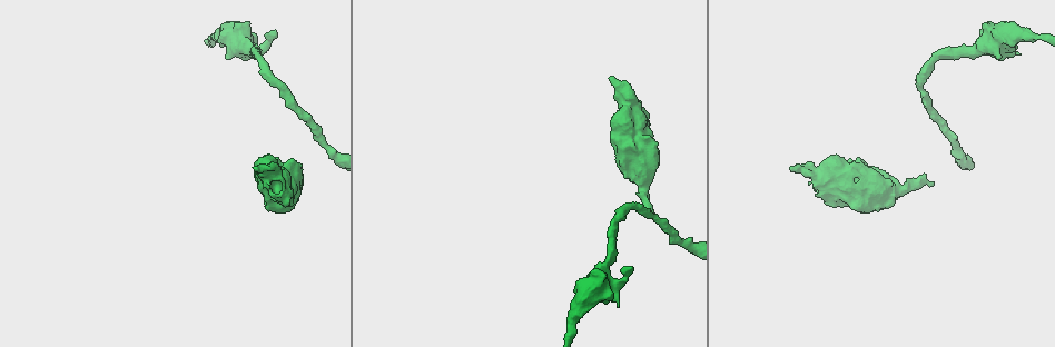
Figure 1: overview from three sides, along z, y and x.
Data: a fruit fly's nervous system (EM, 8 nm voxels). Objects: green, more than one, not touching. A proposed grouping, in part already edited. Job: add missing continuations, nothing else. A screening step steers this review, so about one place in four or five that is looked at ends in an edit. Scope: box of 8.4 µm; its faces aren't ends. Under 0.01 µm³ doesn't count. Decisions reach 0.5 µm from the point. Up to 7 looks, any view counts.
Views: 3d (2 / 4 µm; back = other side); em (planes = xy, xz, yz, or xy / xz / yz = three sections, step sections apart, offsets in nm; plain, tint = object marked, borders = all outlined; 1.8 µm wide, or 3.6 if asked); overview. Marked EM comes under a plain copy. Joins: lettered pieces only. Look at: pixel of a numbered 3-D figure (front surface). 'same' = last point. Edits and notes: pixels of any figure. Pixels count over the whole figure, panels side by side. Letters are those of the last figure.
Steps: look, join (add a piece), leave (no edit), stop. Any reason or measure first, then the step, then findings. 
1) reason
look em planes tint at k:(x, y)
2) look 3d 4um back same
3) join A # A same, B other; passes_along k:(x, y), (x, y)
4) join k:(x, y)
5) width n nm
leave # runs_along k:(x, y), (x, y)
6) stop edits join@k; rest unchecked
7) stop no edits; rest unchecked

branch stops here
look em 3.6um planes borders at 1:(618, 307)

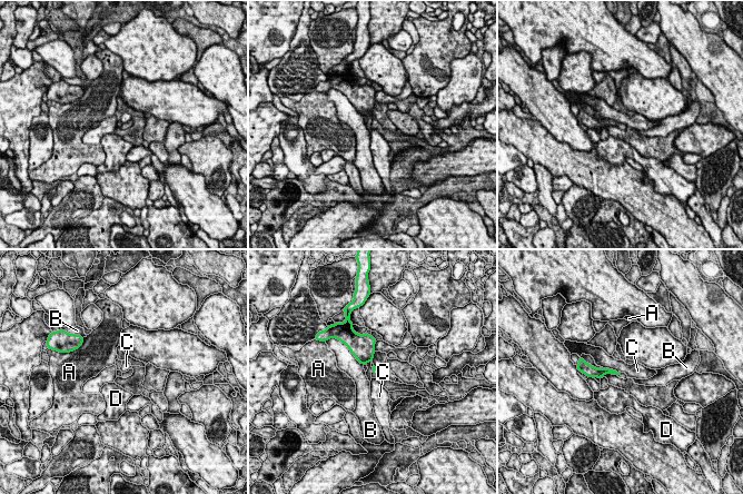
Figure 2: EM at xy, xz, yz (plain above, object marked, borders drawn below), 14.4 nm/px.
leave # A other, B other, C other, D other; no lettered piece goes on from it

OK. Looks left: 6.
free end
look em 3.6um planes borders at 1:(931, 185)

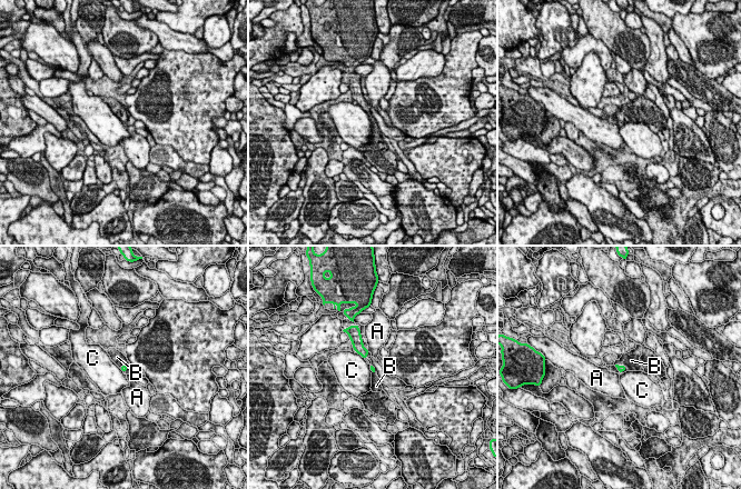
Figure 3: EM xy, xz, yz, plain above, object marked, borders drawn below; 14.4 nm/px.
join B # A other, B same, C other; passes_along 3:(622, 368), (622, 365), (631, 360); the neuron continues

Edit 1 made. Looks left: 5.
branch stops here
look 3d 2um at 1:(792, 167)

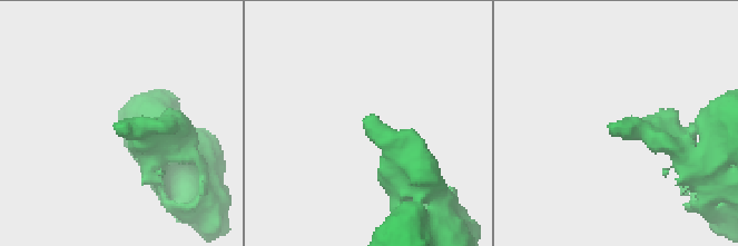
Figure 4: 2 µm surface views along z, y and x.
shape alone is not enough
look em planes tint at 4:(126, 120)

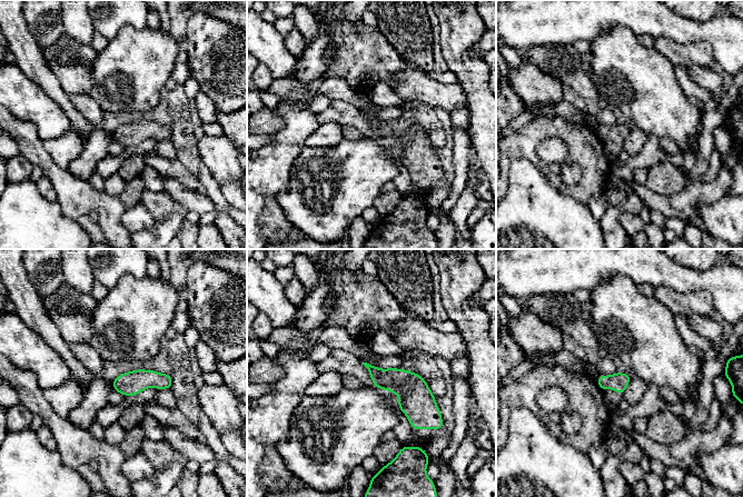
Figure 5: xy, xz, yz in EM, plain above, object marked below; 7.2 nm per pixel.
look em planes borders same

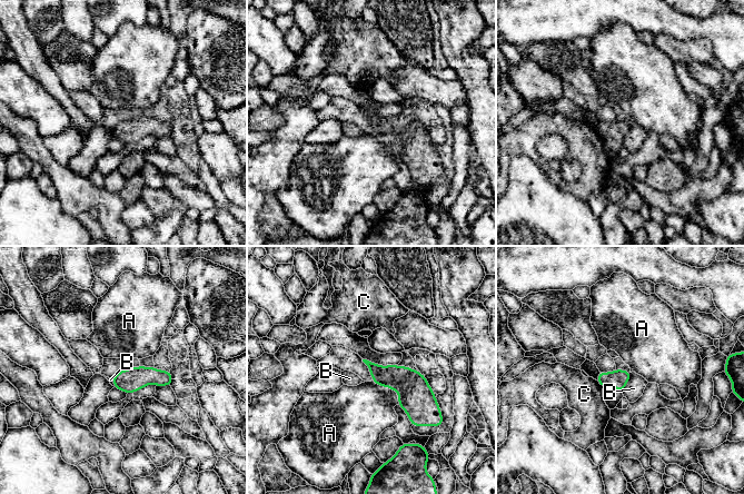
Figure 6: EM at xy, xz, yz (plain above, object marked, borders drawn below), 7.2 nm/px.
leave # A other, B other, C other; border 6:(372, 381), (390, 387), (398, 404); none of them fits

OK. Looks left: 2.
stop edits join@3; rest unchecked

